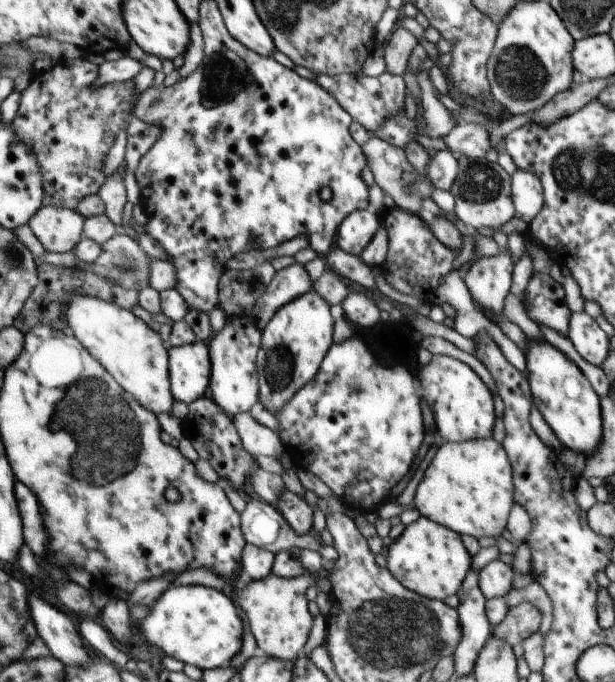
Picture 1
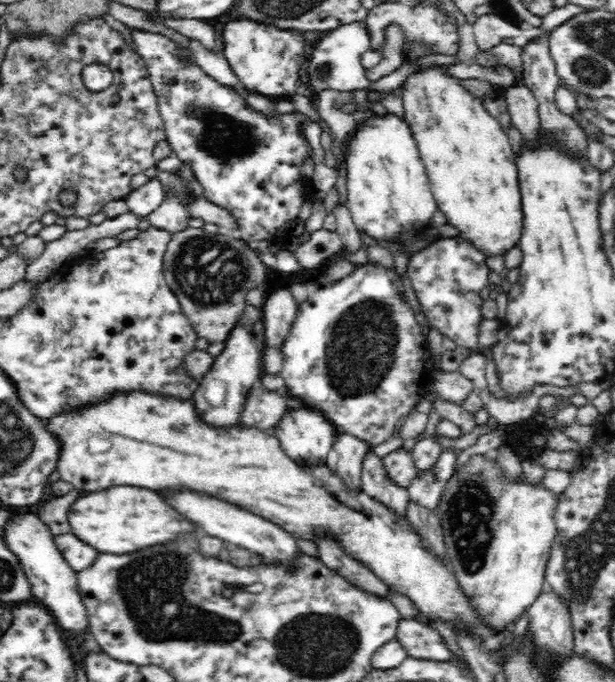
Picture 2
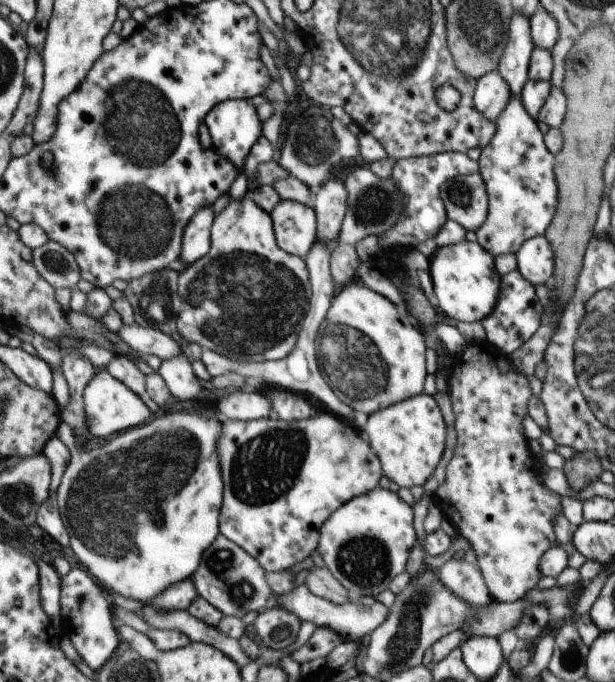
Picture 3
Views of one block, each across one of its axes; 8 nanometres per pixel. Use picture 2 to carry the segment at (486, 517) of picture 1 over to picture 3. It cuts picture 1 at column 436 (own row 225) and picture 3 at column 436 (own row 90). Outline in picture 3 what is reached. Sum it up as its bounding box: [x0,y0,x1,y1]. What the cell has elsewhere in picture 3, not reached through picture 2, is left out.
[362,394,446,486]

